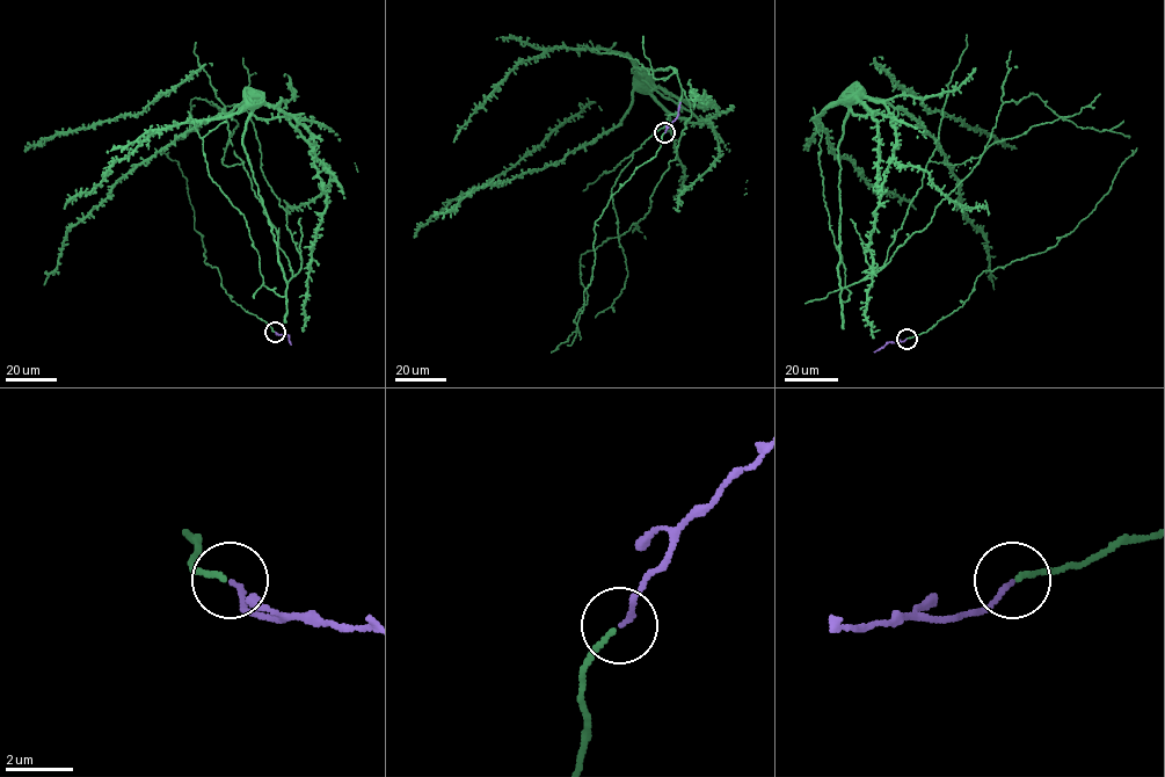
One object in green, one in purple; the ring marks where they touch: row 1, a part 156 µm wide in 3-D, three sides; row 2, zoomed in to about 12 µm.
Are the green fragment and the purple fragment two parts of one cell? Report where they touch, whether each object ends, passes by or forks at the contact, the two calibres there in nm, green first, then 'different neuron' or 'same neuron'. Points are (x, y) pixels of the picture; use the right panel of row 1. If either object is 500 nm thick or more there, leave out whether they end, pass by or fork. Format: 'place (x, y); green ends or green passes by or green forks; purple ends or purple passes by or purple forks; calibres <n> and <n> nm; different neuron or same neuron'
place (907, 339); green ends; purple ends; calibres 140 and 140 nm; same neuron

